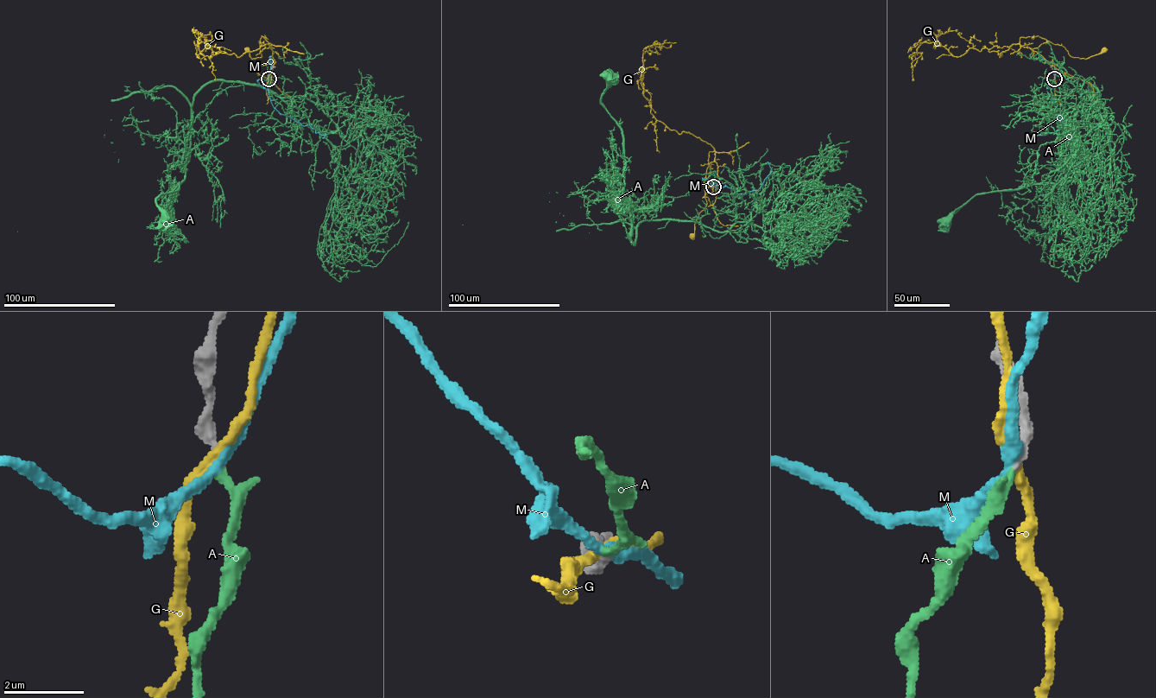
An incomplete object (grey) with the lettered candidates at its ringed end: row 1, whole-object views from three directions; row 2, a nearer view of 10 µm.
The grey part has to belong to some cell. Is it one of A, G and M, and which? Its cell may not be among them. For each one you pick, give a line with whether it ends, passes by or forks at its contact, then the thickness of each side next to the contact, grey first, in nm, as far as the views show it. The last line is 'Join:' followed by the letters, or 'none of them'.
A: it passes by; 200 nm thick on the grey side, 160 nm on the other
Join: A

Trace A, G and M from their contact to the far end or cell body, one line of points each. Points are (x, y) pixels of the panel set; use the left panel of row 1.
A: (268, 79), (287, 121), (290, 98), (256, 85), (210, 80), (194, 96), (185, 178), (156, 199), (164, 224)
G: (268, 79), (274, 62), (270, 44), (262, 36), (259, 42), (262, 57), (252, 59), (247, 50)
M: (268, 79), (257, 82), (267, 90), (273, 106), (302, 125), (309, 125), (316, 133), (326, 135), (322, 138)

